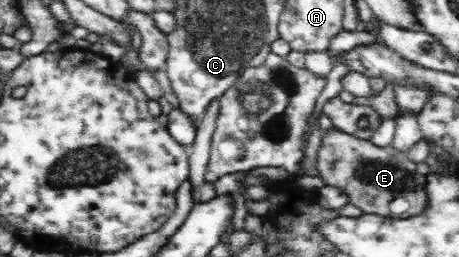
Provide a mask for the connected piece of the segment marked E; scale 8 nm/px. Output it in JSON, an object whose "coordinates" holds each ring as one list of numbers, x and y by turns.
{"coordinates":[[338,130,324,138,316,163,322,178,344,192,352,205,362,209,365,214,398,220,420,217,429,208,429,195,426,193,428,179,426,175,418,173,416,165,408,159,407,152,400,152,392,146,376,147,374,143]]}

